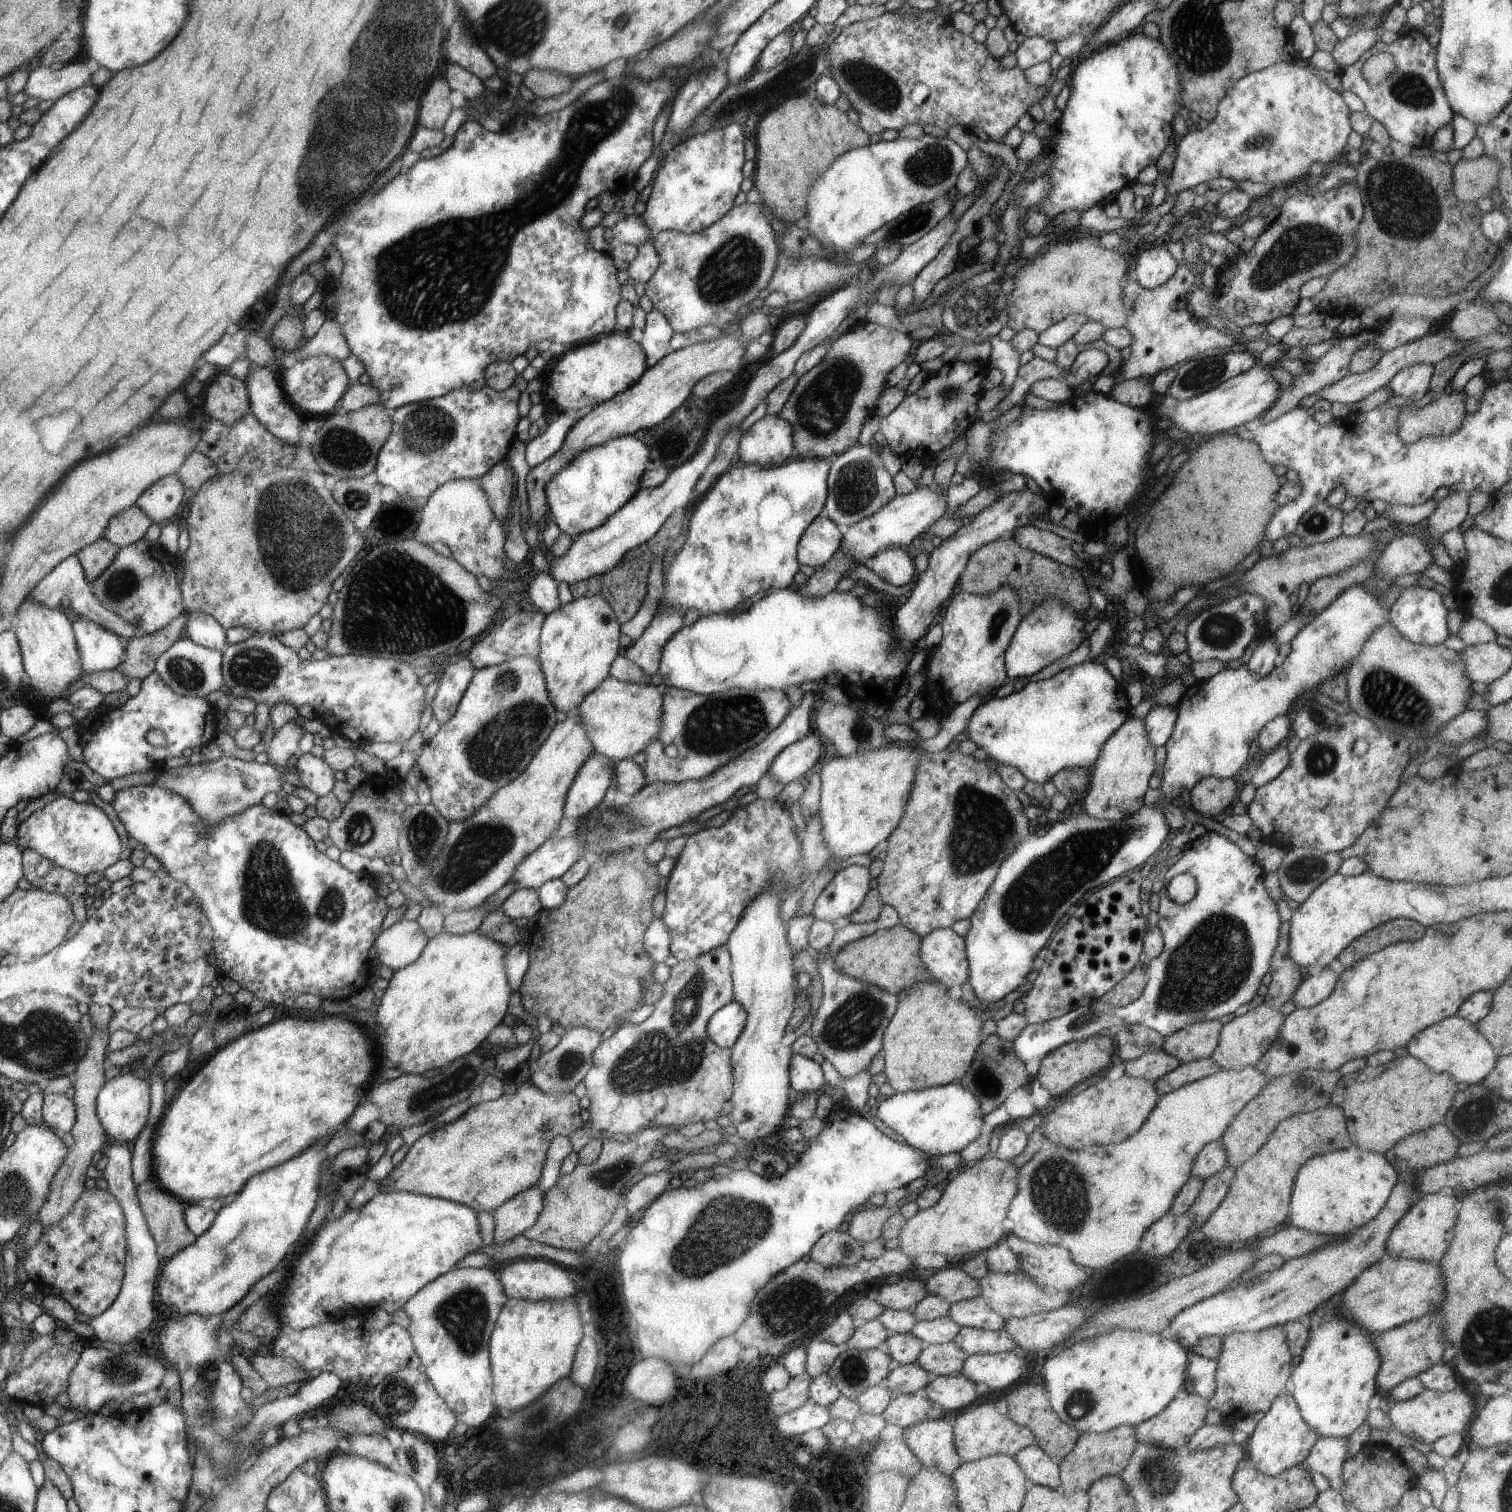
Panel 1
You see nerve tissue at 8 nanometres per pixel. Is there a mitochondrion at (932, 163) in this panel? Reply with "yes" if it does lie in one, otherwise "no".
yes

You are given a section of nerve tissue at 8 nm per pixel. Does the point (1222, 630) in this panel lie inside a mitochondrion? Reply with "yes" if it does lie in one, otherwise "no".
yes

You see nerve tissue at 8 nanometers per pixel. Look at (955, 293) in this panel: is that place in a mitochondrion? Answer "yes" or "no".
no

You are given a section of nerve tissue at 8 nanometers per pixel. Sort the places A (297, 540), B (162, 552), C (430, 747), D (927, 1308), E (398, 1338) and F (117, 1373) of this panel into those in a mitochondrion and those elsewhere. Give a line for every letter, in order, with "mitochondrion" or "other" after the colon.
A: mitochondrion
B: other
C: other
D: other
E: other
F: mitochondrion

